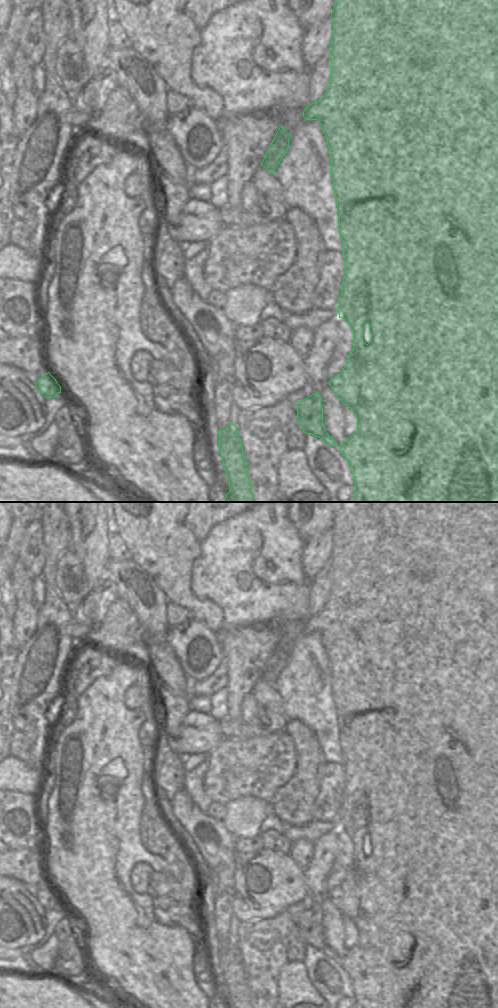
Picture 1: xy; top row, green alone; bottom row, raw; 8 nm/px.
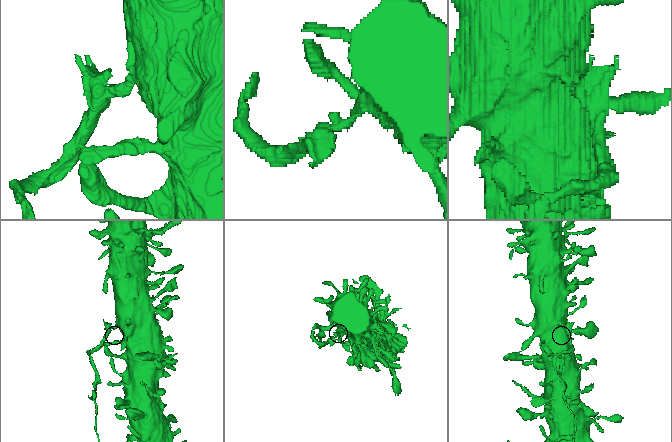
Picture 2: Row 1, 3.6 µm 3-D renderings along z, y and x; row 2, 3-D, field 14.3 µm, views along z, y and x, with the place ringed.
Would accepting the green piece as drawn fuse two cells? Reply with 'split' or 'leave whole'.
split

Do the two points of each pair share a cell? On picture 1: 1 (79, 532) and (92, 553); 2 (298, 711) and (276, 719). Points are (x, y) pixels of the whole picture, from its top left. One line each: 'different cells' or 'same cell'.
1: same cell
2: different cells

